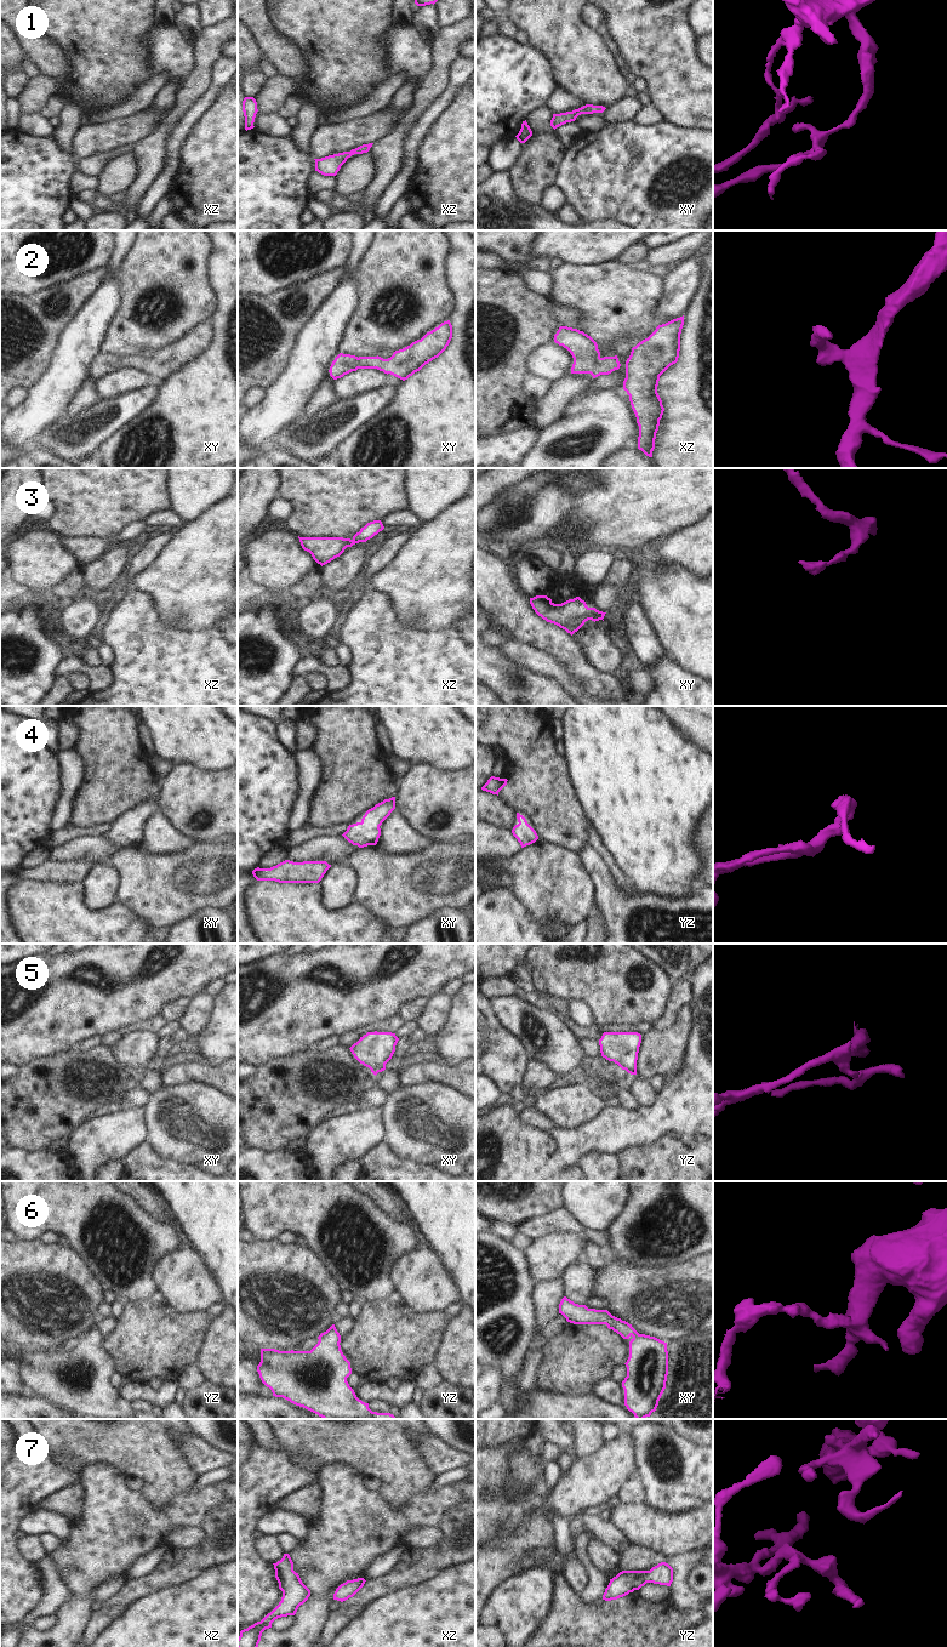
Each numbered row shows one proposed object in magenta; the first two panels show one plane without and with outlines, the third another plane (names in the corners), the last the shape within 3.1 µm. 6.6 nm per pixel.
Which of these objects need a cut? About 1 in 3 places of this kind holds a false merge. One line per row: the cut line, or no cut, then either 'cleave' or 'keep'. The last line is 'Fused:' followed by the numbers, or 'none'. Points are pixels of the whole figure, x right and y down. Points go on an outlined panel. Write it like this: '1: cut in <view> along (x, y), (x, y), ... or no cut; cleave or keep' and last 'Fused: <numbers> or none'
1: no cut; keep
2: no cut; keep
3: no cut; keep
4: no cut; keep
5: no cut; keep
6: no cut; keep
7: no cut; keep
Fused: none

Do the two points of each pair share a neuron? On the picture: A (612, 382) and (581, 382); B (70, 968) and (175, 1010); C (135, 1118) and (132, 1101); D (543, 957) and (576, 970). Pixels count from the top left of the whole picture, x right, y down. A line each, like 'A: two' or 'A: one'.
A: two
B: two
C: two
D: one

